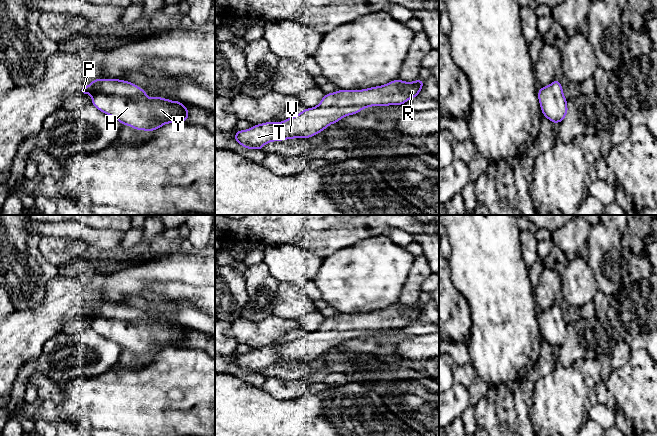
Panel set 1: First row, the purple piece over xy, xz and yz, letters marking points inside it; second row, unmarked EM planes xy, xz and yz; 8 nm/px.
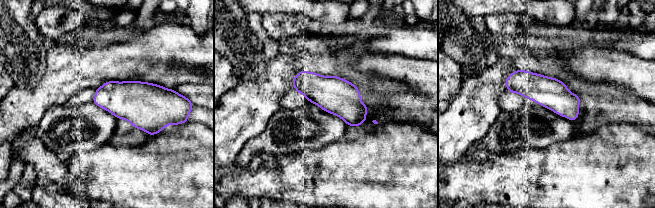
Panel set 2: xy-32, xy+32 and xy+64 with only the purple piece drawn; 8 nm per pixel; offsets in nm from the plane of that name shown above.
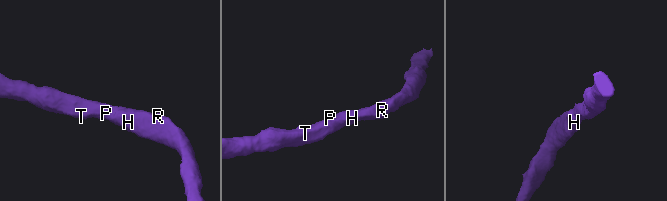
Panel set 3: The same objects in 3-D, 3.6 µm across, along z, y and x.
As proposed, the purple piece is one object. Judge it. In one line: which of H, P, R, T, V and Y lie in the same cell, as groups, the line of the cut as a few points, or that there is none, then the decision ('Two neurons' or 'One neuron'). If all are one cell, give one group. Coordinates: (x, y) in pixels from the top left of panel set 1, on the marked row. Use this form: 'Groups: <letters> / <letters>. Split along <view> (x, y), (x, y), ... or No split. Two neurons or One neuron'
Groups: H P R T V Y. No split. One neuron

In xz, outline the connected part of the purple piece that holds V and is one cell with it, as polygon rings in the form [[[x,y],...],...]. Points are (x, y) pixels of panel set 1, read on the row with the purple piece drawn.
[[[393,80],[382,86],[363,90],[342,90],[325,94],[316,107],[304,109],[301,113],[282,122],[254,125],[247,130],[237,130],[235,141],[247,149],[262,150],[266,143],[294,138],[311,138],[337,123],[345,116],[357,114],[366,107],[403,105],[418,96],[424,81]]]

